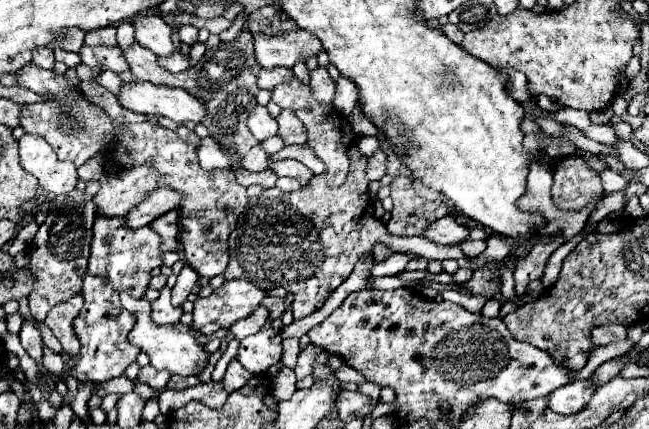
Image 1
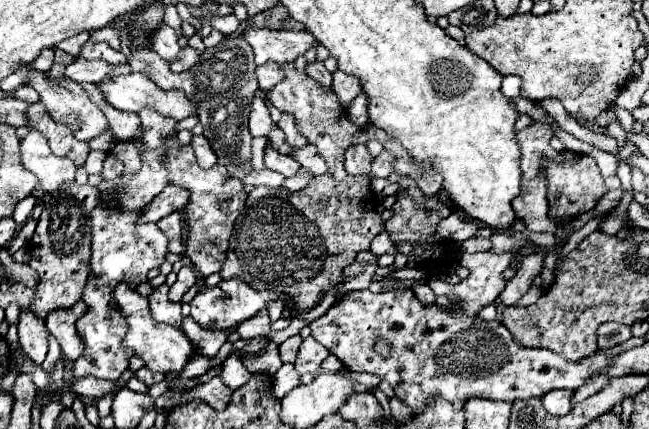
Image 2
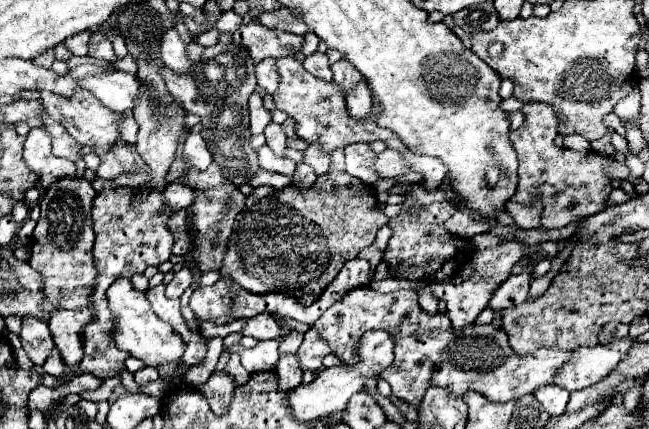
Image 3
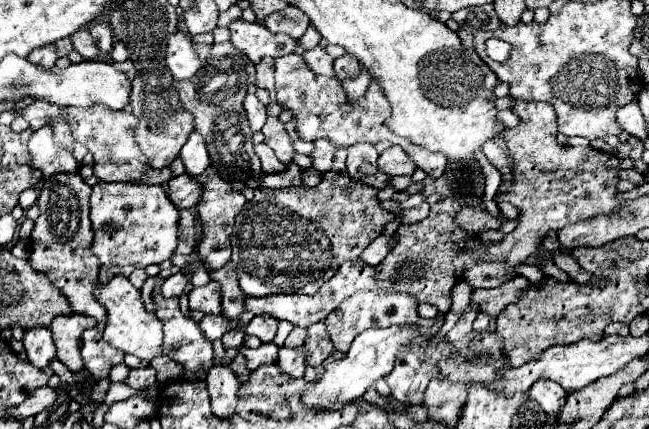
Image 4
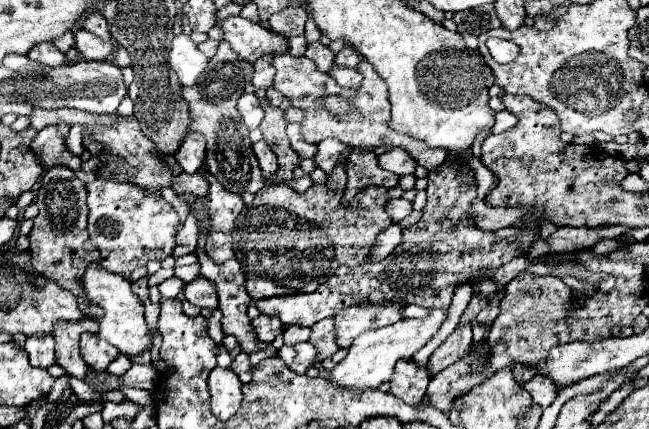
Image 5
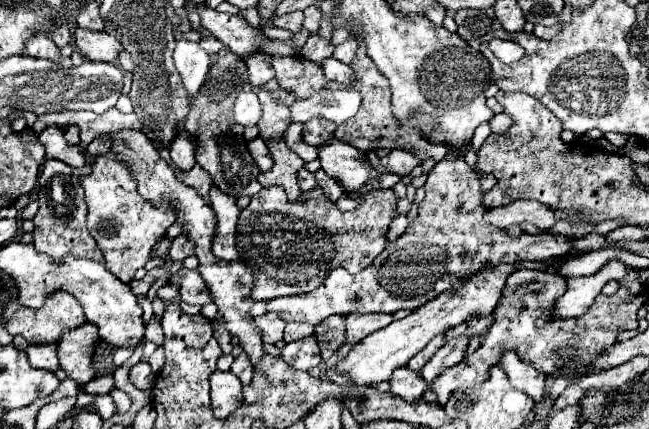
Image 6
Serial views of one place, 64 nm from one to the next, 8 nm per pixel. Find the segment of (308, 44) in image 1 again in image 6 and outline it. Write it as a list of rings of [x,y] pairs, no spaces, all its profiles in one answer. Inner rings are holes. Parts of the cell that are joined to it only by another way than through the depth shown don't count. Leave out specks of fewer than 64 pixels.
[[[196,4],[196,12],[200,14],[202,28],[242,58],[256,52],[260,42],[266,38],[260,28],[252,28],[246,20],[240,20],[240,16],[220,14],[206,8],[206,4]]]

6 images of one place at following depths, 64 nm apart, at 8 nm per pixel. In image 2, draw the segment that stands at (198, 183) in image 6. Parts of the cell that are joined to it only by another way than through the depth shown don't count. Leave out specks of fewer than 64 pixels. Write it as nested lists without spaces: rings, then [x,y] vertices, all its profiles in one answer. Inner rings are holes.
[[[168,184],[160,196],[156,196],[146,208],[148,208],[148,216],[144,216],[144,220],[148,222],[158,222],[162,220],[164,216],[176,212],[176,210],[184,210],[186,204],[190,200],[190,192],[180,188],[180,186],[174,186],[174,184]]]

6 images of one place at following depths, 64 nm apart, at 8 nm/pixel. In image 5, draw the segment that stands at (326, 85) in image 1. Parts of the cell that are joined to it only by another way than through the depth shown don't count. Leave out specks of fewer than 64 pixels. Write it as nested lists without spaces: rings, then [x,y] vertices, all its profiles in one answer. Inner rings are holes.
[[[320,42],[308,44],[304,56],[310,58],[318,66],[320,72],[328,72],[328,68],[332,68],[332,64],[334,64],[334,52],[328,46],[320,44]]]

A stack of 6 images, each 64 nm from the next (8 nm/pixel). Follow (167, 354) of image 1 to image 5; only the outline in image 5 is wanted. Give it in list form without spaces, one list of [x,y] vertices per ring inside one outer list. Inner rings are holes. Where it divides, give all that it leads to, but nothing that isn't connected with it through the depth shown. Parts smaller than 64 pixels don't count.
[[[92,262],[92,264],[86,266],[80,284],[82,284],[82,298],[90,306],[100,306],[104,310],[102,316],[88,316],[90,320],[98,322],[98,326],[100,326],[98,336],[102,340],[106,340],[108,344],[116,346],[120,352],[130,354],[130,356],[138,356],[146,348],[152,346],[150,328],[144,320],[144,306],[140,304],[138,296],[130,290],[128,280],[124,280],[122,276],[116,276],[116,274],[100,268],[96,262]]]

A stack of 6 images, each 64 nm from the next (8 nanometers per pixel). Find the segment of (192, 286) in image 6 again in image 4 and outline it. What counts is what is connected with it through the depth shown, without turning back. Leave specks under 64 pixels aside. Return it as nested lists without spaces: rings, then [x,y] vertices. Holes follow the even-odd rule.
[[[208,282],[206,286],[192,288],[188,292],[190,308],[202,310],[206,314],[220,314],[220,284]]]

